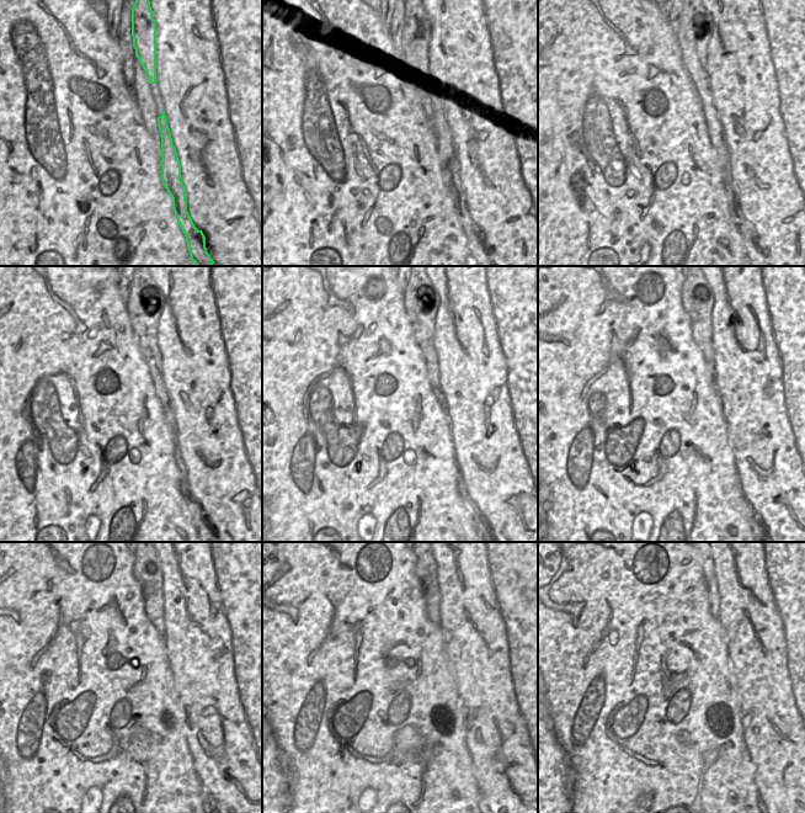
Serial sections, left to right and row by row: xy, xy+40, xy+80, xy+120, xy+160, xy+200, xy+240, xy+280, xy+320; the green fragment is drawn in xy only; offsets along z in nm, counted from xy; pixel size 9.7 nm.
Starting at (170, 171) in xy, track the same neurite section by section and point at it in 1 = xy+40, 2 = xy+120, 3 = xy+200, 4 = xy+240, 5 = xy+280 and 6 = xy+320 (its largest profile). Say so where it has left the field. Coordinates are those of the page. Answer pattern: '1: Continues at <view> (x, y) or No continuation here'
1: Continues at xy+40 (417, 24)
2: Continues at xy+120 (144, 306)
3: Continues at xy+200 (697, 296)
4: Continues at xy+240 (147, 568)
5: Continues at xy+280 (426, 569)
6: Continues at xy+320 (709, 574).

